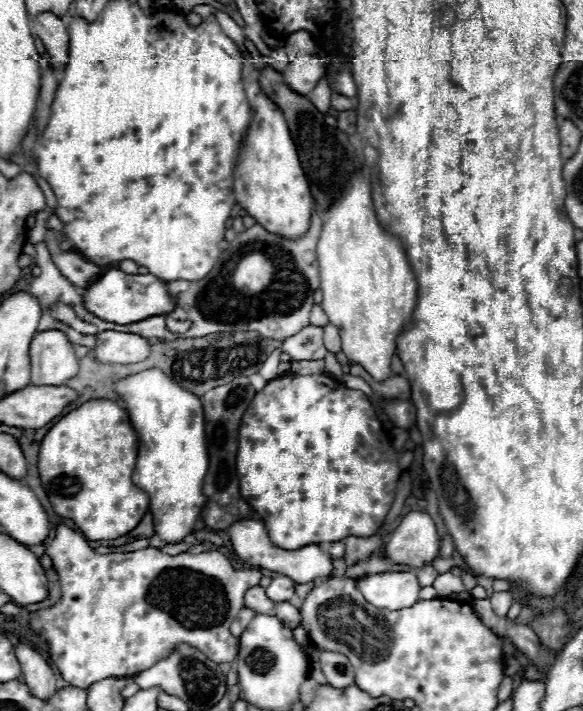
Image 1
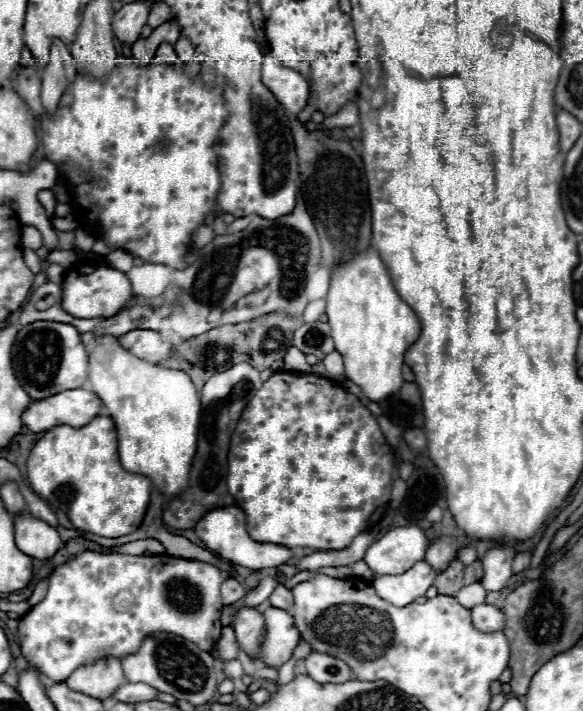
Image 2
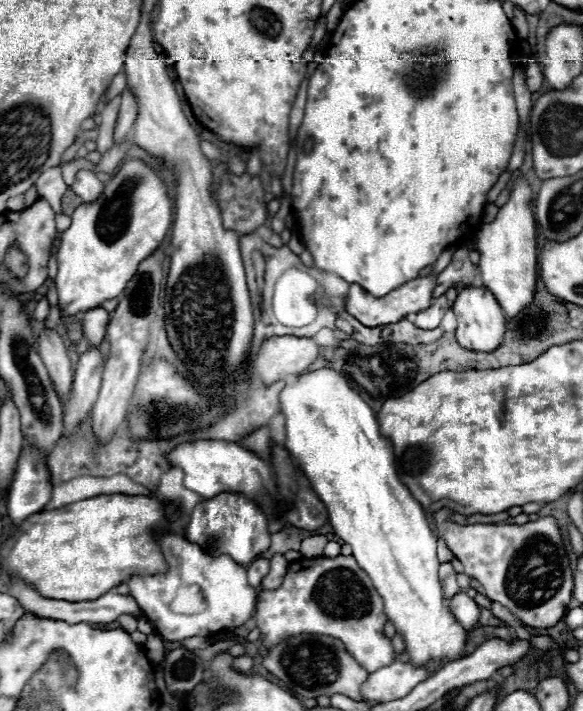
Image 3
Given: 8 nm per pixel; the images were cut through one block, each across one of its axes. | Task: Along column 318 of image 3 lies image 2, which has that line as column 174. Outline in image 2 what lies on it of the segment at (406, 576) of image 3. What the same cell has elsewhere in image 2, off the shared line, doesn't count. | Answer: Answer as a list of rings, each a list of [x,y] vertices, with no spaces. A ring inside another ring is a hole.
[[[102,336],[94,340],[90,350],[90,386],[96,396],[108,408],[108,414],[116,422],[118,430],[118,450],[124,470],[140,474],[152,480],[154,488],[166,498],[176,498],[188,488],[188,472],[192,468],[192,458],[196,454],[198,424],[200,424],[200,396],[186,372],[162,368],[132,356],[124,350],[116,336]]]

